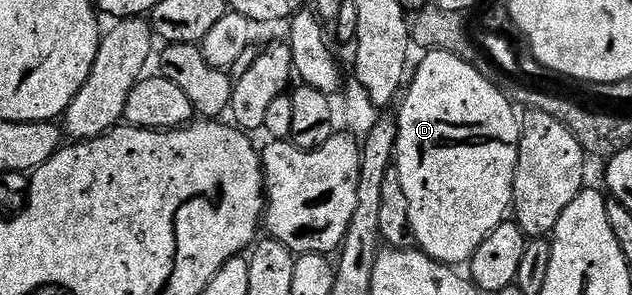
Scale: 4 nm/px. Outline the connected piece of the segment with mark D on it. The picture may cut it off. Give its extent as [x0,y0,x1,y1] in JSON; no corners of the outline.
[393,49,521,267]

